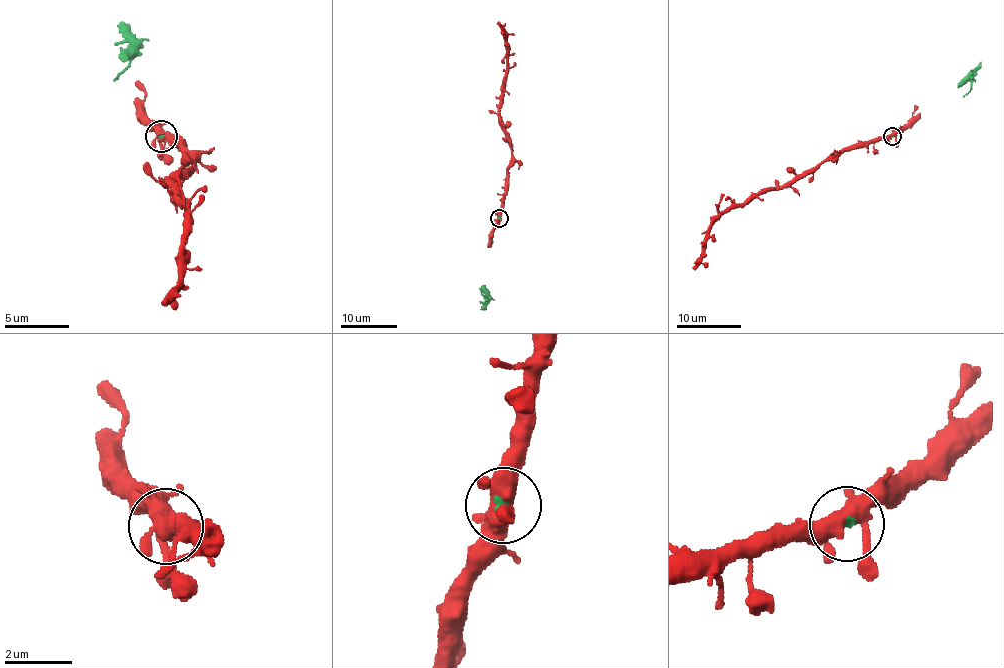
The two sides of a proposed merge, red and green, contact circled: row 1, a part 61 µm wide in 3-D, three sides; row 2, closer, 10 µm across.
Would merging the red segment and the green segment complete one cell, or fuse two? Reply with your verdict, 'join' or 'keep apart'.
join

